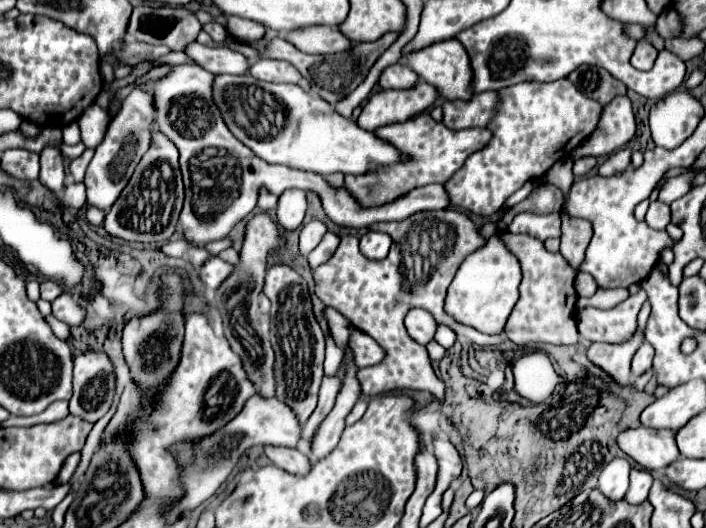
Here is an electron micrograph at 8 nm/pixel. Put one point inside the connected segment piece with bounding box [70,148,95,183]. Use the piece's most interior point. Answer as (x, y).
(77, 167)

